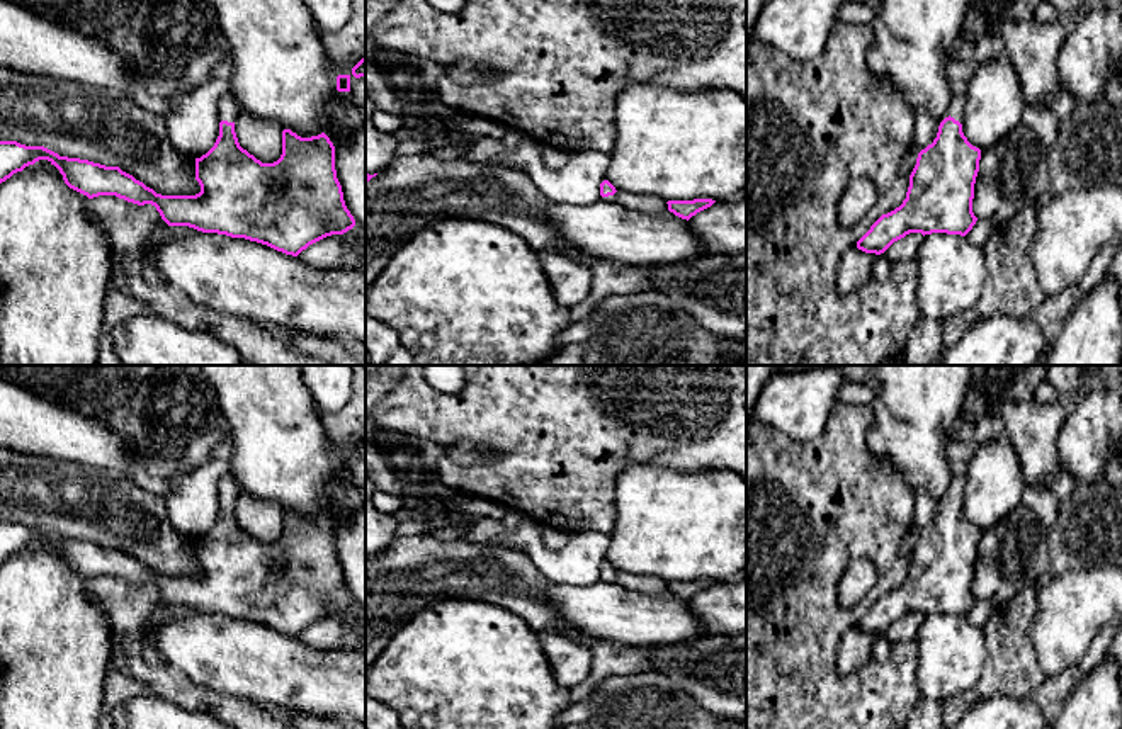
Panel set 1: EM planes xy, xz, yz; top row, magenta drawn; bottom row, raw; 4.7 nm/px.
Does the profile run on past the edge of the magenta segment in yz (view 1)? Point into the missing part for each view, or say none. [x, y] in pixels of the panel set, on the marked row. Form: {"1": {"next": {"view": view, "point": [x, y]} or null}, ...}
{"1": {"next": {"view": "yz", "point": [956, 109]}}}

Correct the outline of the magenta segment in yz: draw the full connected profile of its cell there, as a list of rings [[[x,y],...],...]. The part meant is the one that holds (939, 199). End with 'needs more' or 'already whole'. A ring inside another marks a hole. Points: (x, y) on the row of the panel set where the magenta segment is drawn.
[[[966,92],[952,97],[937,138],[918,153],[906,199],[870,226],[857,241],[858,250],[881,255],[910,233],[966,236],[972,229],[981,150],[962,133],[966,102]]]; needs more

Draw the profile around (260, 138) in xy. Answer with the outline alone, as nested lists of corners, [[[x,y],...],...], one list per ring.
[[[240,112],[235,133],[243,150],[262,163],[274,163],[282,155],[282,127],[275,121],[257,119]]]

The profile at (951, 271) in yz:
[[[925,235],[916,253],[916,306],[925,319],[945,321],[981,299],[988,279],[983,248],[966,236]]]

